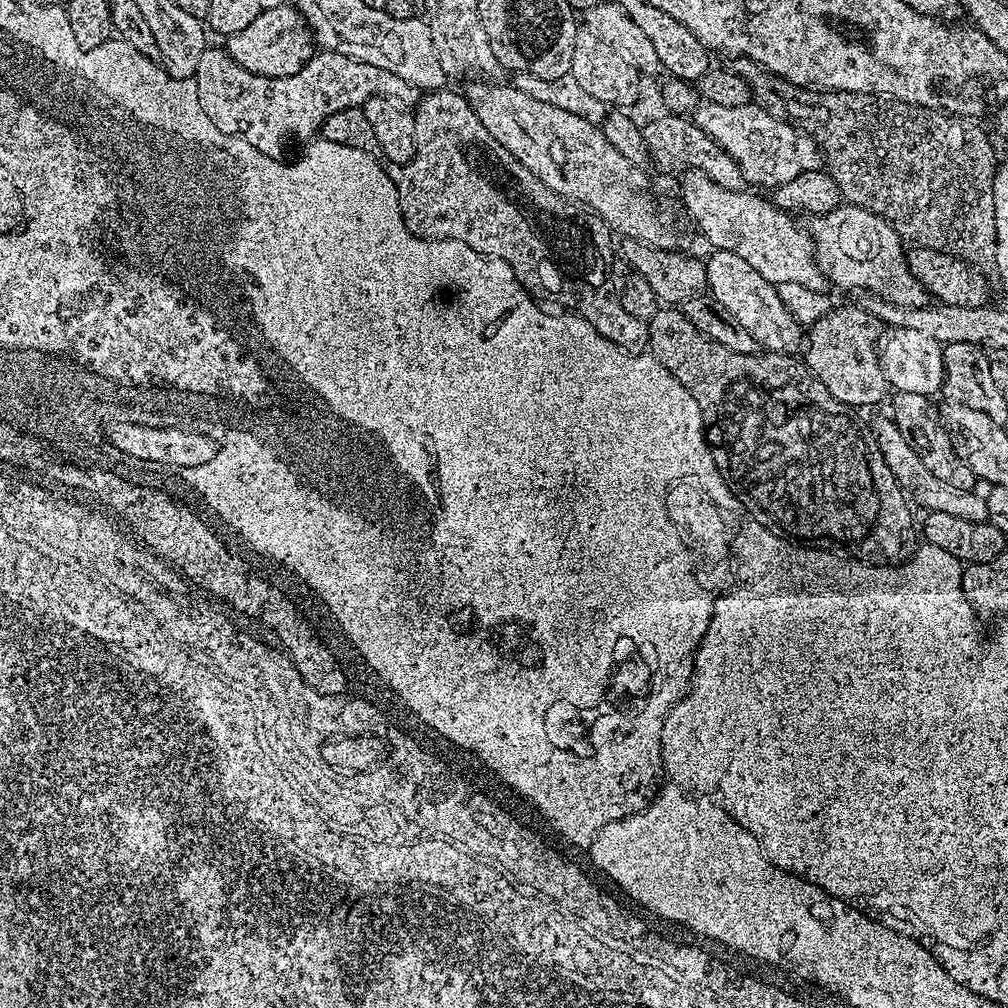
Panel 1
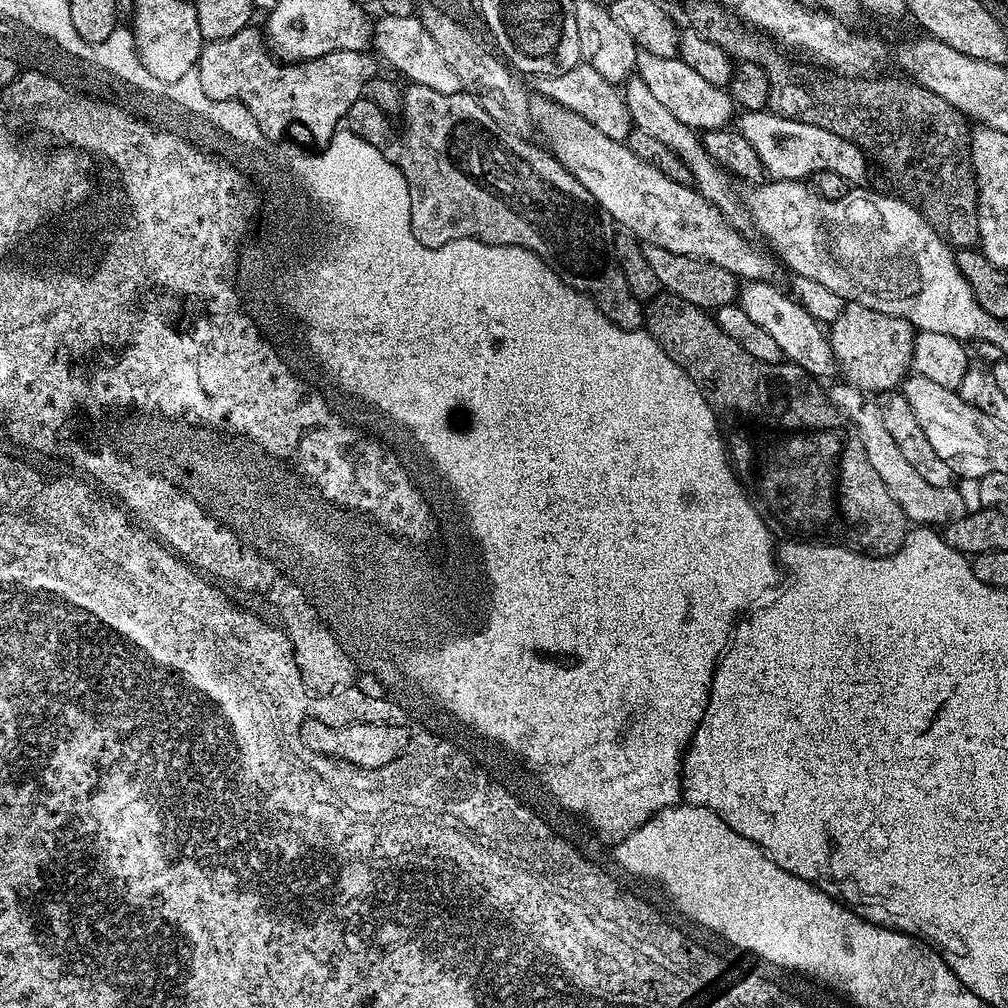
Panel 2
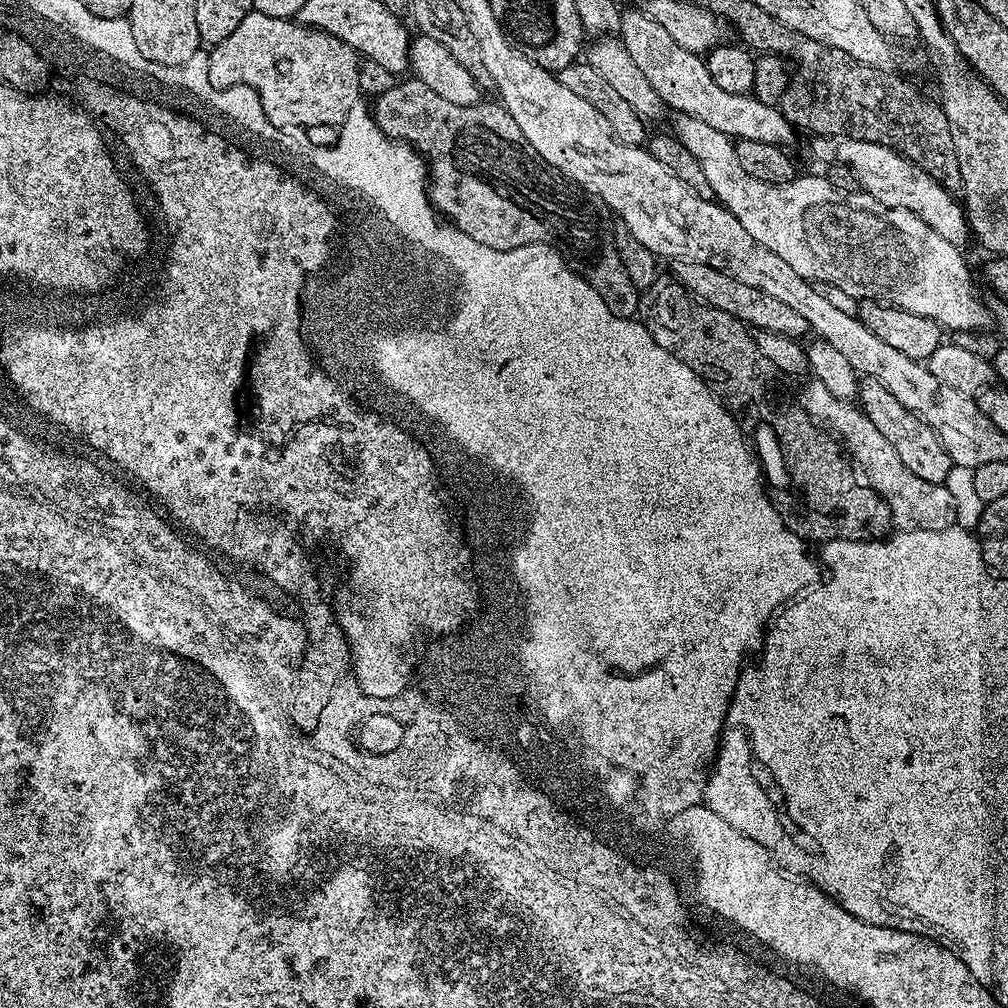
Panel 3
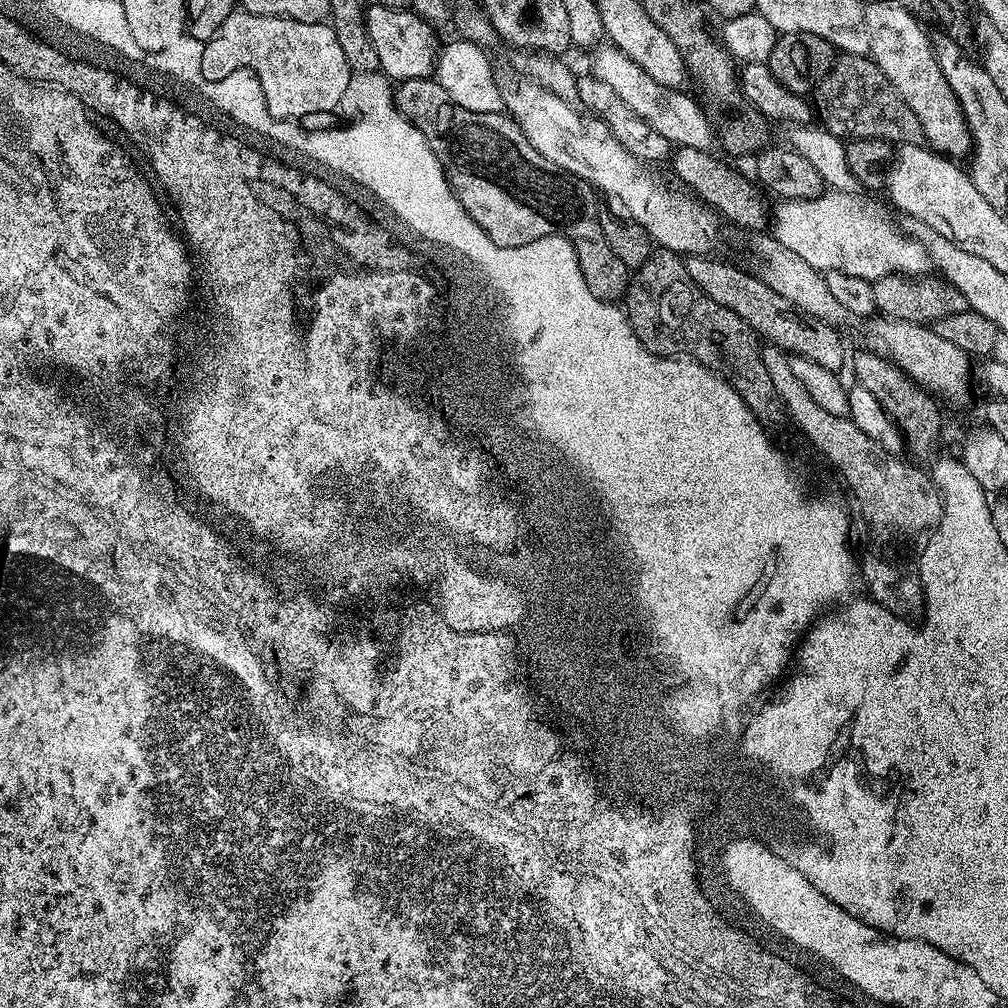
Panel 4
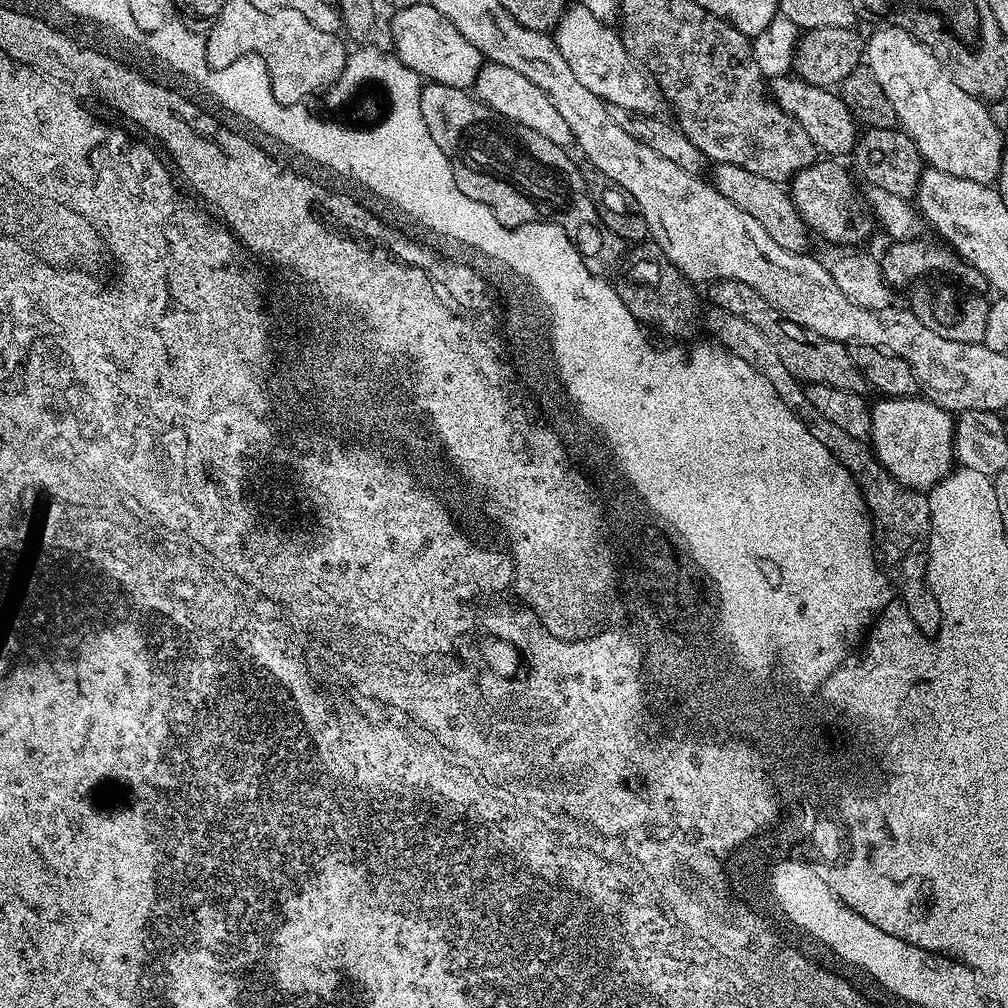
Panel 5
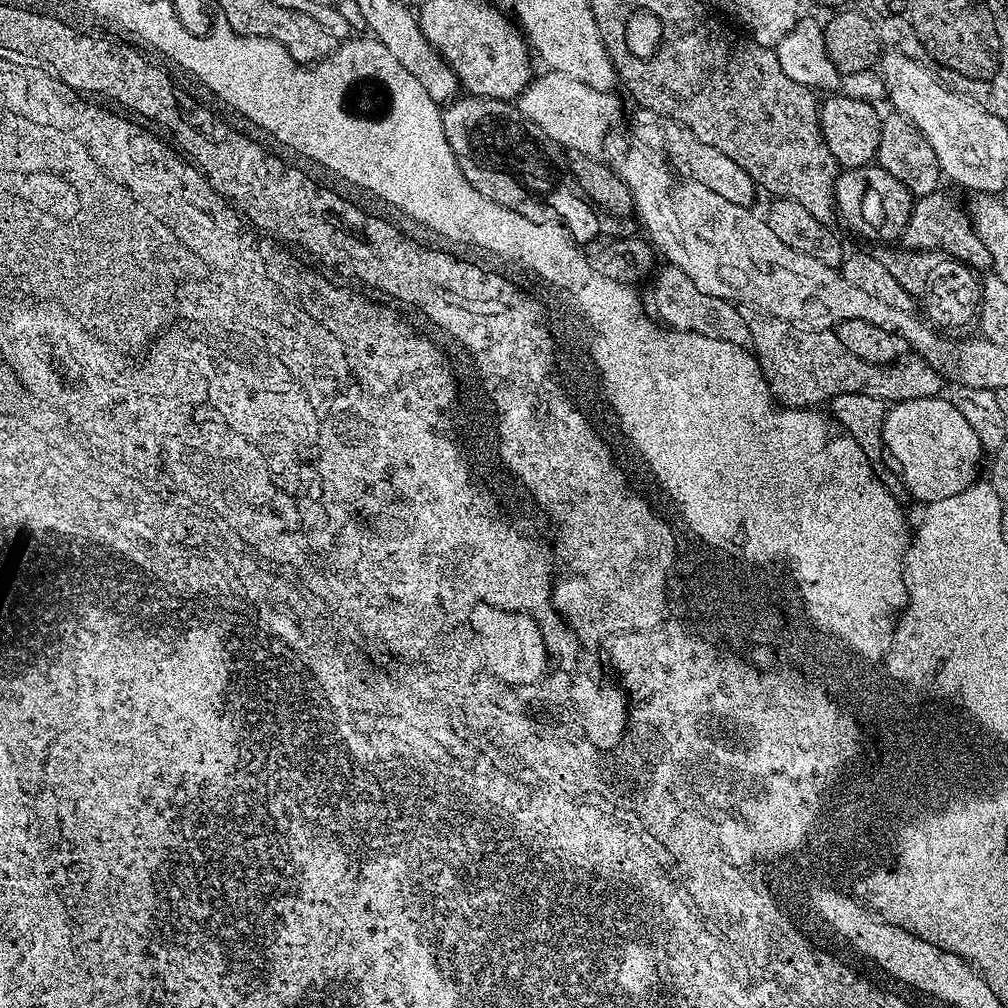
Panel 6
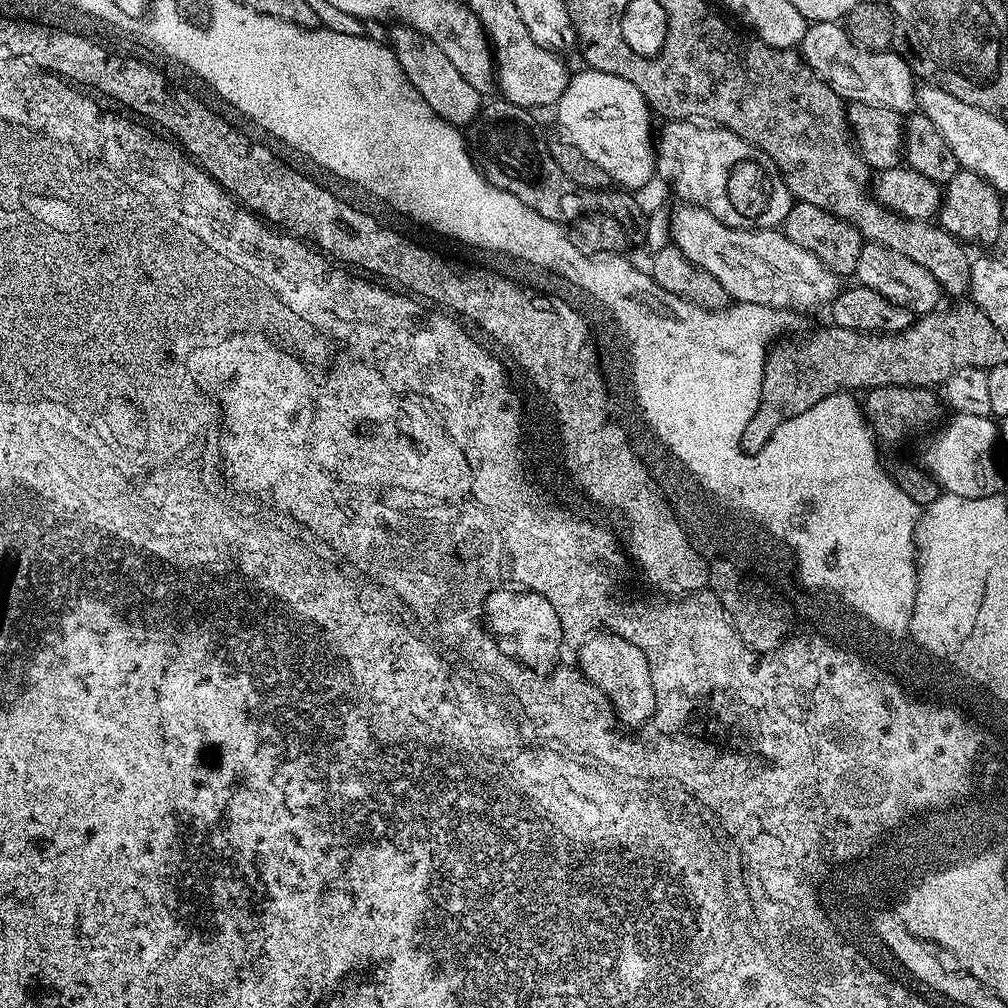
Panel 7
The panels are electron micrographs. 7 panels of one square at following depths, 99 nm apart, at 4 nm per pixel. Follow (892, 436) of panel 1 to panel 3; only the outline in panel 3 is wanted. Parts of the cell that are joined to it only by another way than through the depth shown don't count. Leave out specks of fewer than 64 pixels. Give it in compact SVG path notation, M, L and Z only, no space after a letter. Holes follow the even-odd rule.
M815 378L809 379L808 386L798 396L798 403L816 424L827 428L842 439L843 447L853 465L862 473L863 479L890 506L892 519L897 525L911 530L946 530L957 523L956 496L948 489L947 483L935 484L918 478L898 458L898 450L886 442L870 418L853 401L836 398L827 386Z

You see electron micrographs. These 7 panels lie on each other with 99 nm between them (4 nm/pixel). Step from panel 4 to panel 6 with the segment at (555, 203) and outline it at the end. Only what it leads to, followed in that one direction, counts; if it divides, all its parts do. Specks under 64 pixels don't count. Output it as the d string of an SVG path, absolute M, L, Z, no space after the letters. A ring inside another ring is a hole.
M464 94L445 103L440 118L450 150L456 155L466 182L470 182L470 186L474 186L480 194L522 214L524 218L530 218L532 222L566 222L568 233L575 243L587 244L599 237L602 229L597 209L586 196L572 195L567 187L568 166L561 149L546 134L542 134L542 130L538 130L538 126L534 126L534 122L530 122L530 118L526 118L515 103Z

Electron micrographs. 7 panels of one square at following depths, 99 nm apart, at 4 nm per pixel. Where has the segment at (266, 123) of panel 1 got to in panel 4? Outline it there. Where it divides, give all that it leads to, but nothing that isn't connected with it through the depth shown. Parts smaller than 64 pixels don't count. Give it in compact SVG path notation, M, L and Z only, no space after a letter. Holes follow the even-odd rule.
M238 8L230 13L213 37L204 45L201 58L202 72L210 80L228 77L229 73L248 68L260 77L266 106L274 118L289 122L299 121L299 116L316 116L319 112L332 112L341 107L353 76L351 66L346 62L341 43L331 23L298 22L285 16L259 16Z

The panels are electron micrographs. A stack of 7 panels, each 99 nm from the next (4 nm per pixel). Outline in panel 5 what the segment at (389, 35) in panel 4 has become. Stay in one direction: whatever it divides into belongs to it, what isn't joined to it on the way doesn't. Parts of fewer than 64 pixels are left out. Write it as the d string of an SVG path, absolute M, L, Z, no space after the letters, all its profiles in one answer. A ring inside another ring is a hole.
M417 2L414 6L395 9L392 15L391 51L408 67L425 81L454 86L465 90L476 83L485 56L459 33L454 22L448 21L438 10Z

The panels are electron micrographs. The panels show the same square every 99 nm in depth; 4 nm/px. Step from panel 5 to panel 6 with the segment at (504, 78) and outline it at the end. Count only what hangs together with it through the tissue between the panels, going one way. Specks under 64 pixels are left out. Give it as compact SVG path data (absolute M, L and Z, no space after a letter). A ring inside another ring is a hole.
M548 70L544 74L537 75L520 93L520 112L561 149L578 150L587 156L599 157L604 148L604 139L626 120L626 112L624 116L624 108L615 96L617 93L586 86L586 82L578 82L578 78L570 78L564 73Z

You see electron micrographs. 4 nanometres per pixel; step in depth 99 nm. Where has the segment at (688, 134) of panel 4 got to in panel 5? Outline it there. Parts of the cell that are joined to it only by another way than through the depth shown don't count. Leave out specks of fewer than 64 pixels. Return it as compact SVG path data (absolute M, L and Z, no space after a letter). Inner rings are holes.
M576 2L576 5L565 7L554 29L554 39L558 50L562 52L562 58L569 63L570 70L586 86L586 90L591 90L602 98L609 106L622 106L627 112L633 114L643 114L645 116L655 116L662 108L662 97L660 87L652 81L652 77L647 75L645 69L634 59L632 53L625 47L623 37L605 21L600 20L590 13L590 10L583 6L583 3Z

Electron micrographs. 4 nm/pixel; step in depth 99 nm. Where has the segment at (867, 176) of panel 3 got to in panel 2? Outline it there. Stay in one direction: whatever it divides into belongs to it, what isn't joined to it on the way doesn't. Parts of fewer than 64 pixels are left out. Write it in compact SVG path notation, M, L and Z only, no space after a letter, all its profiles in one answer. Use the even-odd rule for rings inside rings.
M772 110L744 112L741 117L738 130L746 138L746 142L754 146L763 171L769 172L767 175L771 179L807 181L817 172L834 170L834 174L842 174L849 185L860 186L865 183L866 153L854 142L838 134L830 134L830 130L822 130L822 126L814 126L801 120L788 120Z

